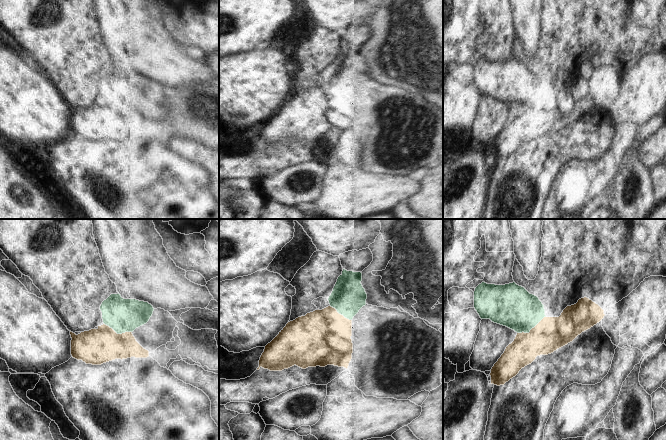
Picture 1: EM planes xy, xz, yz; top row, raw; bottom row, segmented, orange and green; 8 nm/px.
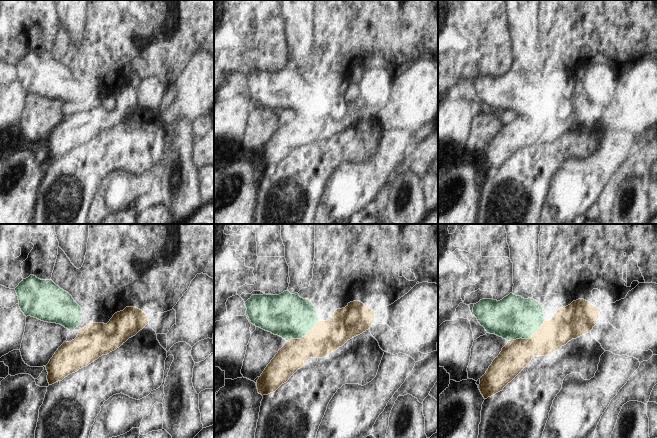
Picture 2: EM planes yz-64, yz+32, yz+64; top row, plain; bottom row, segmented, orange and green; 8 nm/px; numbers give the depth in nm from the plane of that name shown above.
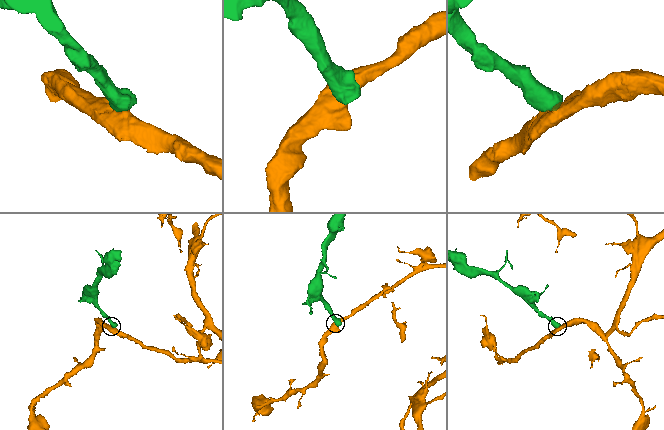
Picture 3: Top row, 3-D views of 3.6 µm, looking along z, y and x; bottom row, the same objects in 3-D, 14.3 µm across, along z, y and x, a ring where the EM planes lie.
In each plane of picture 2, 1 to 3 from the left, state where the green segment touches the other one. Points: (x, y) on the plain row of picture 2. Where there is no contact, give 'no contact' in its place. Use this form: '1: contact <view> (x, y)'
1: no contact
2: contact yz+32 (304, 112)
3: contact yz+64 (527, 115)

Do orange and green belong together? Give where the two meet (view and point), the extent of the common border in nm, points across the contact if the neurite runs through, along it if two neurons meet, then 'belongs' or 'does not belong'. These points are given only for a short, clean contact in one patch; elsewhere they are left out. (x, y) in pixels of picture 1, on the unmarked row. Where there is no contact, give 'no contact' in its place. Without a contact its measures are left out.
yz (531, 105) | 280 nm | along yz (545, 92), (528, 108), (517, 109) | does not belong

